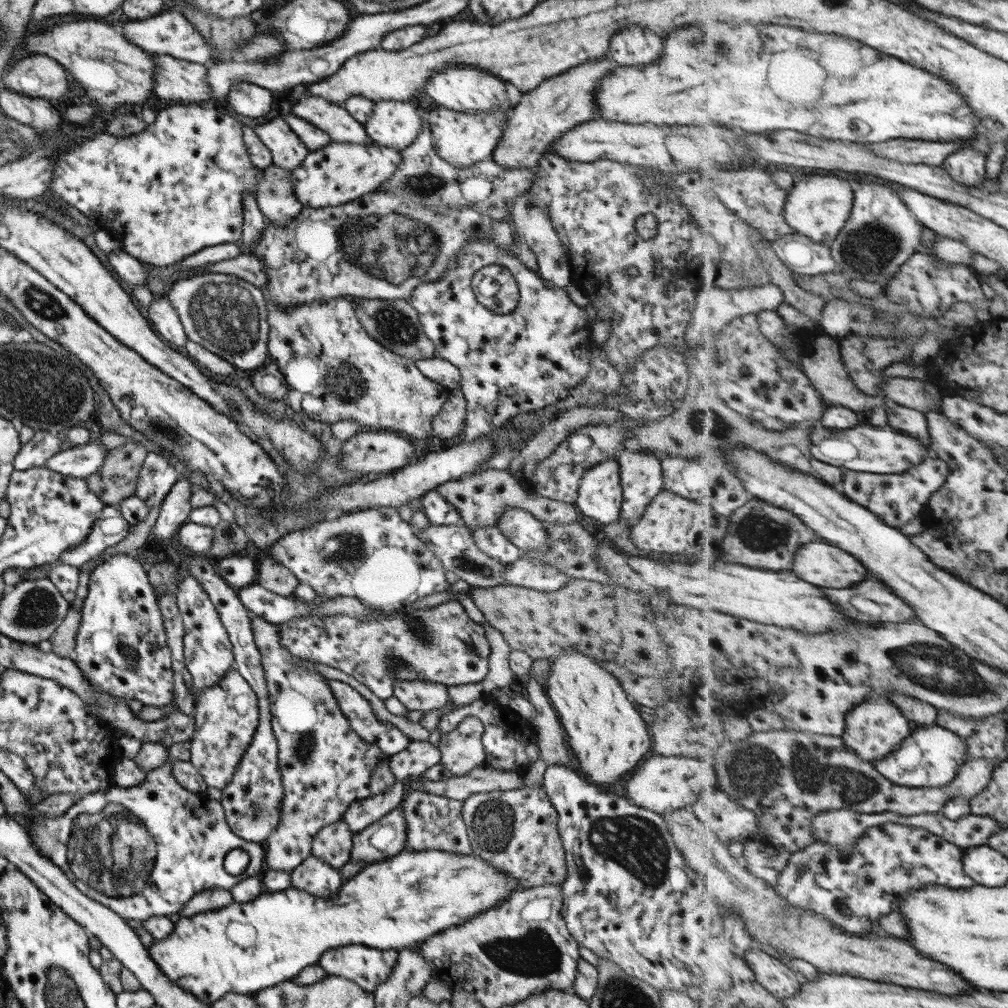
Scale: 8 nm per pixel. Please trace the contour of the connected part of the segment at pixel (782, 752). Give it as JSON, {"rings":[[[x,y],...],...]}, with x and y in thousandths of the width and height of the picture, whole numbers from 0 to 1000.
{"rings":[[[781,722],[778,723],[767,723],[758,726],[748,726],[743,732],[740,732],[738,735],[732,734],[731,736],[720,733],[720,735],[711,743],[711,747],[707,750],[707,756],[709,758],[709,762],[712,766],[712,783],[720,786],[724,791],[727,791],[731,796],[739,799],[743,804],[749,805],[752,810],[753,818],[756,819],[756,823],[753,824],[755,829],[754,833],[759,833],[759,835],[763,835],[768,837],[770,840],[782,843],[785,846],[797,843],[799,839],[803,839],[811,835],[808,830],[806,813],[815,806],[820,805],[829,805],[834,803],[844,803],[853,807],[860,806],[890,806],[892,808],[898,810],[906,810],[911,808],[918,807],[932,807],[938,801],[938,798],[948,790],[958,790],[962,794],[971,788],[974,788],[976,784],[978,784],[979,779],[983,776],[984,770],[986,770],[986,761],[991,760],[990,758],[983,758],[979,752],[971,752],[971,754],[960,754],[955,761],[953,761],[950,766],[950,770],[946,776],[941,777],[939,780],[933,780],[932,782],[900,782],[900,780],[889,779],[886,776],[880,776],[878,772],[876,772],[876,768],[874,766],[870,766],[870,762],[864,758],[864,756],[860,756],[849,747],[843,744],[839,740],[838,735],[833,730],[824,730],[824,729],[816,729],[816,728],[808,728],[807,726],[793,726],[792,724],[783,724]]]}

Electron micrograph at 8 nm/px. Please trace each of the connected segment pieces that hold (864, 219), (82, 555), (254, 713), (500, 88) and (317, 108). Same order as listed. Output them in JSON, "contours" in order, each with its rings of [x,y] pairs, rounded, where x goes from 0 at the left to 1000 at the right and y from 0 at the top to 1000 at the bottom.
{"contours":[[[[860,179],[849,186],[843,217],[822,245],[832,268],[840,276],[880,284],[894,272],[896,262],[915,248],[916,226],[918,224],[909,217],[884,184]]],[[[105,502],[94,514],[92,522],[86,529],[86,534],[80,540],[64,546],[59,552],[59,558],[43,559],[30,565],[42,565],[49,567],[57,560],[67,560],[68,562],[79,563],[82,559],[90,557],[107,543],[112,543],[125,533],[131,522],[120,513],[117,502]]],[[[228,663],[221,671],[208,682],[201,683],[196,687],[192,694],[192,727],[188,732],[188,747],[189,757],[200,770],[204,780],[221,783],[228,776],[234,760],[236,760],[241,747],[251,732],[253,723],[256,721],[256,694],[254,688],[249,685],[247,678],[232,664]]],[[[451,64],[451,66],[443,66],[439,70],[430,72],[422,80],[420,90],[434,101],[436,106],[463,113],[483,111],[488,107],[506,107],[505,98],[501,92],[501,82],[483,70],[467,64]]],[[[298,91],[296,99],[292,100],[289,113],[294,116],[303,118],[307,123],[313,127],[319,129],[326,135],[327,140],[332,142],[351,142],[358,144],[368,143],[368,139],[362,133],[361,125],[354,121],[345,111],[338,105],[334,105],[328,101],[320,99],[317,95],[311,95],[310,93]]]]}

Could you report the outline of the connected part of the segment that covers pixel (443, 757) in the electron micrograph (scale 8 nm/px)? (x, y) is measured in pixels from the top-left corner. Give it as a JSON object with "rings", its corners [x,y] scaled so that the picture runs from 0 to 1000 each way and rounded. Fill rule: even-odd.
{"rings":[[[462,710],[451,722],[436,729],[437,758],[448,770],[460,769],[480,757],[479,724],[475,713]]]}

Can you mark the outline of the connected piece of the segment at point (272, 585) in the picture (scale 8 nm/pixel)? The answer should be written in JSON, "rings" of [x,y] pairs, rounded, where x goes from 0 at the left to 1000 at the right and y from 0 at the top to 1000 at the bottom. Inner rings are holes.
{"rings":[[[258,554],[252,577],[259,583],[277,591],[290,591],[296,575],[282,562],[271,555]]]}

